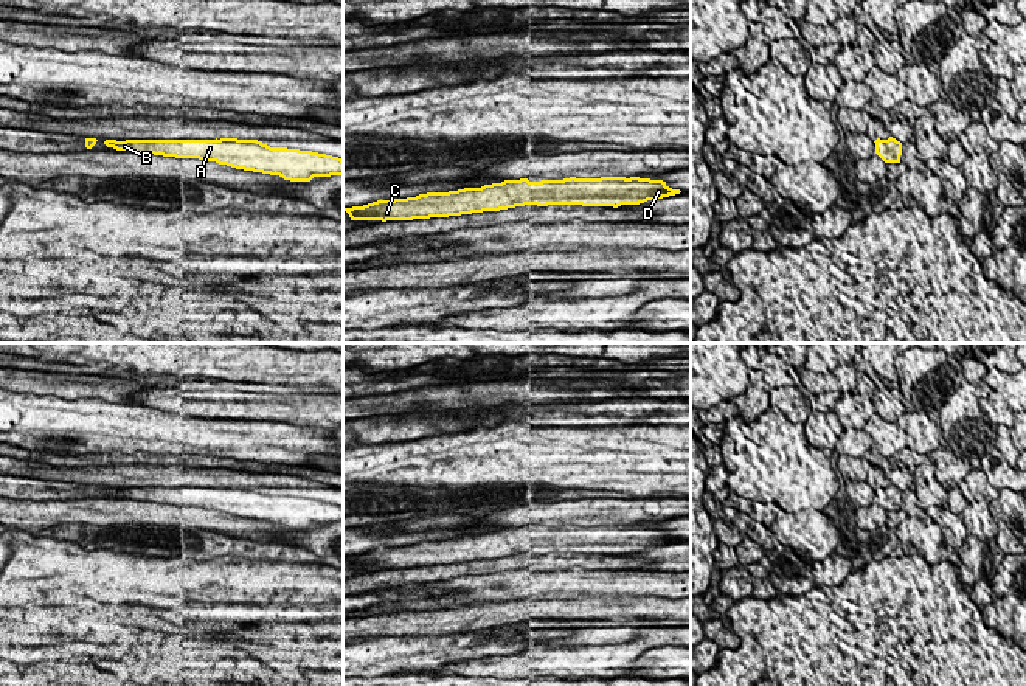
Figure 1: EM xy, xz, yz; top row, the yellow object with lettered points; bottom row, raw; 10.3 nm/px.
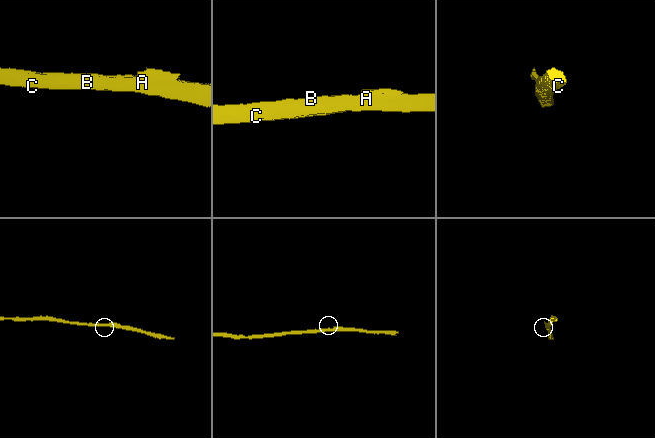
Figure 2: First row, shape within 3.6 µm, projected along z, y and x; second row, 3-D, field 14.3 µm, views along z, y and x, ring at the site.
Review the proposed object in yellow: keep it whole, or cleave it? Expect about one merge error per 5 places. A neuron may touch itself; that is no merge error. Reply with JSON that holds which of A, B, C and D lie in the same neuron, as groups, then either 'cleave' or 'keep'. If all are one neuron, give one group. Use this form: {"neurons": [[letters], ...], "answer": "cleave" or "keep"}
{"neurons": [["A", "B", "C", "D"]], "answer": "keep"}

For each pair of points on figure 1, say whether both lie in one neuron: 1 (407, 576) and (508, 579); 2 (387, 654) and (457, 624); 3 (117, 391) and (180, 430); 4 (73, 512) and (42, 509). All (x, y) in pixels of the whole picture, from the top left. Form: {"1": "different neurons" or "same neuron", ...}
{"1": "different neurons", "2": "different neurons", "3": "different neurons", "4": "same neuron"}

